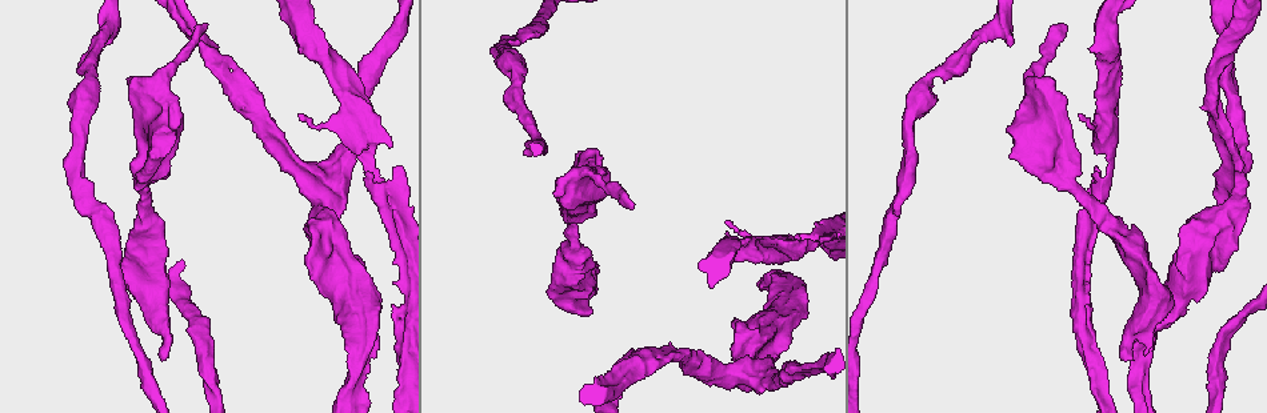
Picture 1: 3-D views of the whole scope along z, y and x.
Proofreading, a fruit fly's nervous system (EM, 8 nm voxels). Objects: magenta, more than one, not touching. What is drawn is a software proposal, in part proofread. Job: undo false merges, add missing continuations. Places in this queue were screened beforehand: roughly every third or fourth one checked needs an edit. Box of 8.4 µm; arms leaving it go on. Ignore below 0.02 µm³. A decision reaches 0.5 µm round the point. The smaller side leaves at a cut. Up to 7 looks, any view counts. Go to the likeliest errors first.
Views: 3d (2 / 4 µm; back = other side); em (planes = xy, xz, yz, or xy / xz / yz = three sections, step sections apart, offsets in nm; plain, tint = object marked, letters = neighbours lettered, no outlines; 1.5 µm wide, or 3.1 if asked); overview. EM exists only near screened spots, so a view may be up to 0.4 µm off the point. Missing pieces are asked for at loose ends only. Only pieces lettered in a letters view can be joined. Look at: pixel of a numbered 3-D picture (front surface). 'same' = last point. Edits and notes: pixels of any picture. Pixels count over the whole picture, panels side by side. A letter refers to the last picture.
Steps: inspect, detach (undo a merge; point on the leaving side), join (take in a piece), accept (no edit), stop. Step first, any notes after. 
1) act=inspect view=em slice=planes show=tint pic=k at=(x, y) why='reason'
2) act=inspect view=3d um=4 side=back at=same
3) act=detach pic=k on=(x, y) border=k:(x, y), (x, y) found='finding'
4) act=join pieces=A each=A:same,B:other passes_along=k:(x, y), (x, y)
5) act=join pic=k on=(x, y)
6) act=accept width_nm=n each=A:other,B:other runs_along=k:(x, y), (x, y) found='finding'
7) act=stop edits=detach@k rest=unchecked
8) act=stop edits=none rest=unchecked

act=inspect view=em slice=xy step=4 show=letters pic=1 at=(1061, 24) why='free end'

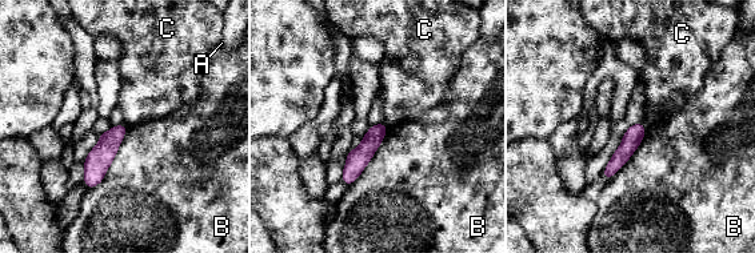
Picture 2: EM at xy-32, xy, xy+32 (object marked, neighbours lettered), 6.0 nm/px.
act=inspect view=em slice=planes show=letters at=same

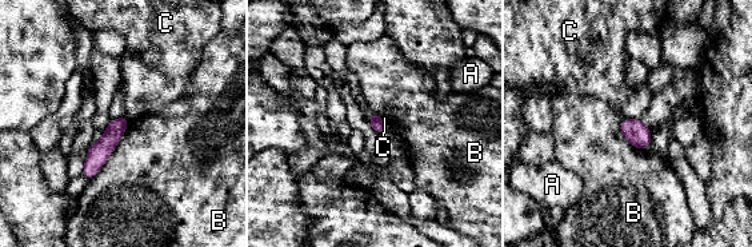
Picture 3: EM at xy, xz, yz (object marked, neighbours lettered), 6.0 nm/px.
act=accept width_nm=90 each=A:other,B:other,C:other runs_along=3:(124, 120), (98, 154), (88, 174) found='no lettered piece goes on from it'

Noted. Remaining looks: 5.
act=inspect view=em slice=planes show=letters pic=1 at=(1145, 352) why='free end'

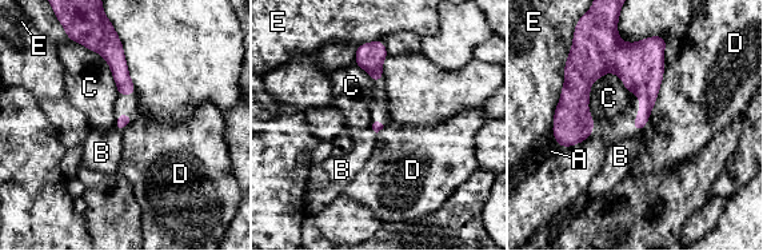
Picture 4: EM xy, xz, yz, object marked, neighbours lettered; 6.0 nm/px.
act=accept each=A:other,B:other,C:other,D:other,E:other runs_along=4:(660, 48), (604, 59), (555, 130) found='none of them fits'

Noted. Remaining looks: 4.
act=inspect view=3d um=4 side=back pic=1 at=(1009, 38) why='an open end'

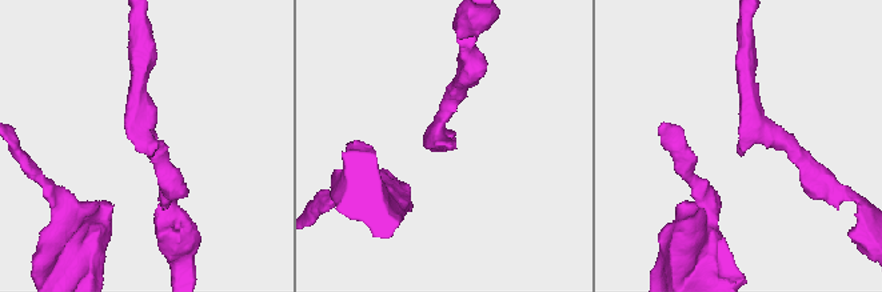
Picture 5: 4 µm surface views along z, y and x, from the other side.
act=inspect view=em slice=xz step=4 show=letters pic=5 at=(153, 140) arm_widths_nm=220,280 why='shape alone is not enough'

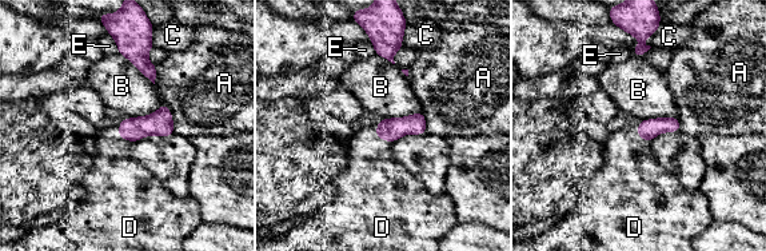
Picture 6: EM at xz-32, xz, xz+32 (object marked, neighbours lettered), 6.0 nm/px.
act=inspect view=em slice=planes show=letters at=same

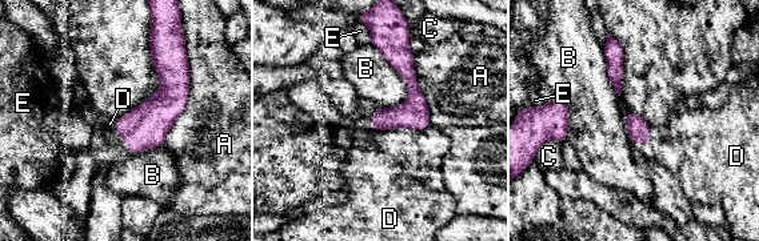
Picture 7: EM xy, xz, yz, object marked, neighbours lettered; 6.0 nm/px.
act=join pieces=D longest_contact=A:600nm each=A:other,B:other,C:other,D:same,E:other passes_along=7:(146, 127), (120, 135), (110, 124) found='it goes on there'

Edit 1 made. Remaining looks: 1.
act=stop edits=join@7 rest=unchecked

